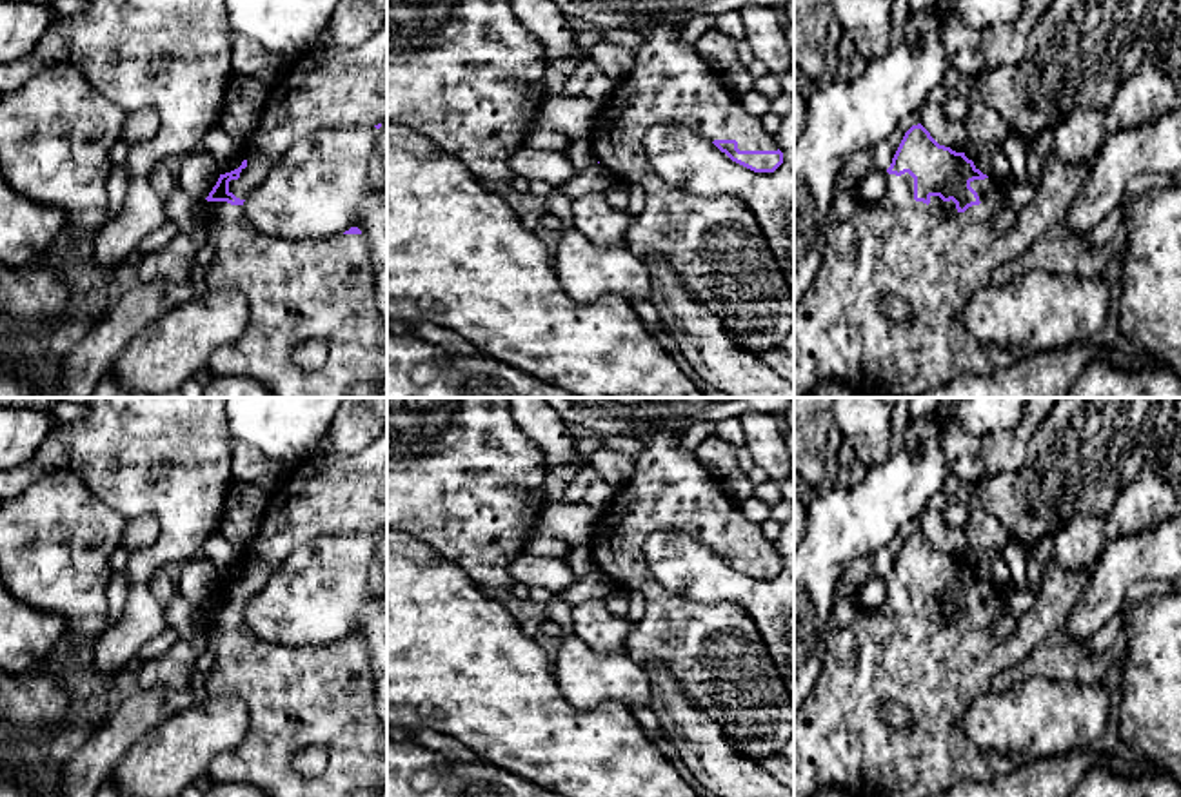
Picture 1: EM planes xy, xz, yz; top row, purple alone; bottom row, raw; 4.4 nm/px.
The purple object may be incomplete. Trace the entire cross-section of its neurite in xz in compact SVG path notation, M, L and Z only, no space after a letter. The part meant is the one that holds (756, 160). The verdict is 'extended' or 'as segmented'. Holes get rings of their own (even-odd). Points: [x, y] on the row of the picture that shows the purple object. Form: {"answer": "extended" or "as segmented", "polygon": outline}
{"answer": "extended", "polygon": "M656 24L640 29L643 42L634 49L632 71L618 80L596 114L589 136L594 158L620 182L640 185L647 194L643 212L625 231L627 251L643 261L667 260L685 289L721 318L741 349L756 354L778 350L794 329L794 296L752 211L732 194L703 198L672 187L656 176L645 154L645 133L656 123L676 123L690 127L754 172L774 172L783 163L776 136L745 111L696 45L680 40L680 27Z"}

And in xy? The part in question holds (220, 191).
{"answer": "extended", "polygon": "M387 20L363 44L352 49L314 45L289 62L287 73L271 87L263 98L262 116L253 138L245 143L245 160L231 172L220 174L216 185L205 198L207 243L214 258L205 269L209 290L238 290L245 296L249 321L243 332L229 345L216 349L207 363L213 376L240 374L260 381L273 398L358 398L362 387L372 387L387 394L387 323L376 307L376 281L365 236L358 227L343 234L329 234L305 240L283 240L267 236L249 221L243 202L274 169L287 149L322 129L376 129L387 120ZM309 338L329 341L327 363L307 372L294 363L294 350Z"}

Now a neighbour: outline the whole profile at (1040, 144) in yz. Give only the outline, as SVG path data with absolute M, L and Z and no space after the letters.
M1043 127L1032 138L1028 138L1028 151L1027 151L1027 180L1030 183L1037 183L1041 178L1041 167L1045 156L1054 149L1054 134L1052 129Z

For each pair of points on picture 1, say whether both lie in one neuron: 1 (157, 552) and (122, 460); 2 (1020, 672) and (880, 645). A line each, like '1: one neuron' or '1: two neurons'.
1: one neuron
2: two neurons

